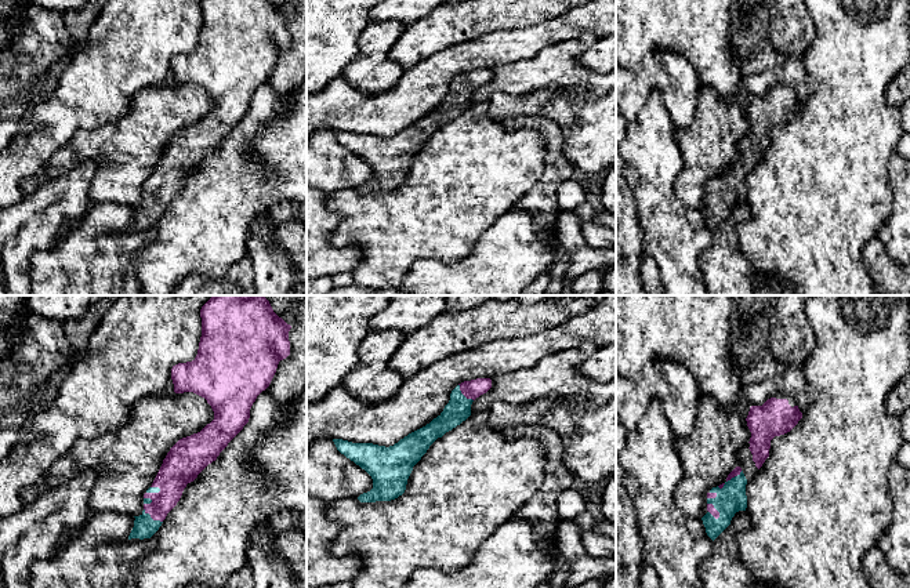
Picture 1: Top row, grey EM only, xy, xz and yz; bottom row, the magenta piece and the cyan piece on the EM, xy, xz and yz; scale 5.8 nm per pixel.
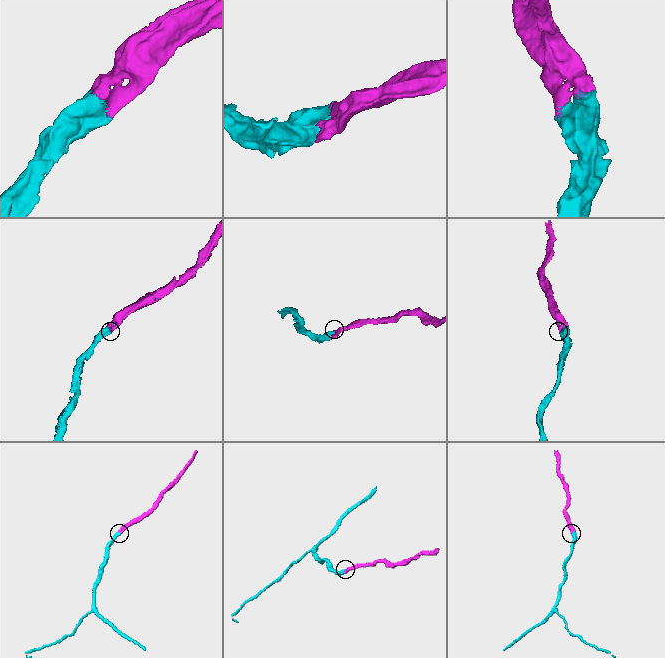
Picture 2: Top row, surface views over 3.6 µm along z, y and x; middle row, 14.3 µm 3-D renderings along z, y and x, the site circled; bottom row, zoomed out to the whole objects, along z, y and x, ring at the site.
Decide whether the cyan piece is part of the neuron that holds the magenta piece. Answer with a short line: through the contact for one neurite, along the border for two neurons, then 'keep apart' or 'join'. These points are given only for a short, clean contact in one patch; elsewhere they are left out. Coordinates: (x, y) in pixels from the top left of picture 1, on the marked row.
join

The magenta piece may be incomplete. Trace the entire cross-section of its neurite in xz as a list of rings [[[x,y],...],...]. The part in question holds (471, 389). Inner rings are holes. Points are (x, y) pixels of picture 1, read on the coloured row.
[[[476,378],[458,384],[436,418],[389,447],[333,439],[337,450],[373,479],[373,489],[360,494],[358,500],[360,502],[391,501],[402,496],[413,467],[429,446],[465,421],[471,415],[472,402],[490,388],[490,378]]]

